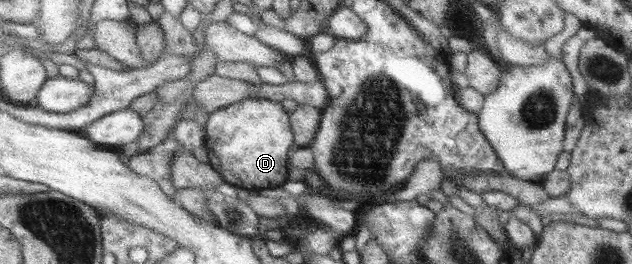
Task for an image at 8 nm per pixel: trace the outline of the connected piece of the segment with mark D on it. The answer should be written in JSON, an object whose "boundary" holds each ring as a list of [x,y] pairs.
{"boundary":[[[248,98],[209,115],[205,130],[205,148],[209,163],[225,178],[225,182],[249,191],[278,193],[290,172],[288,148],[292,132],[288,112],[280,102],[266,98]]]}

